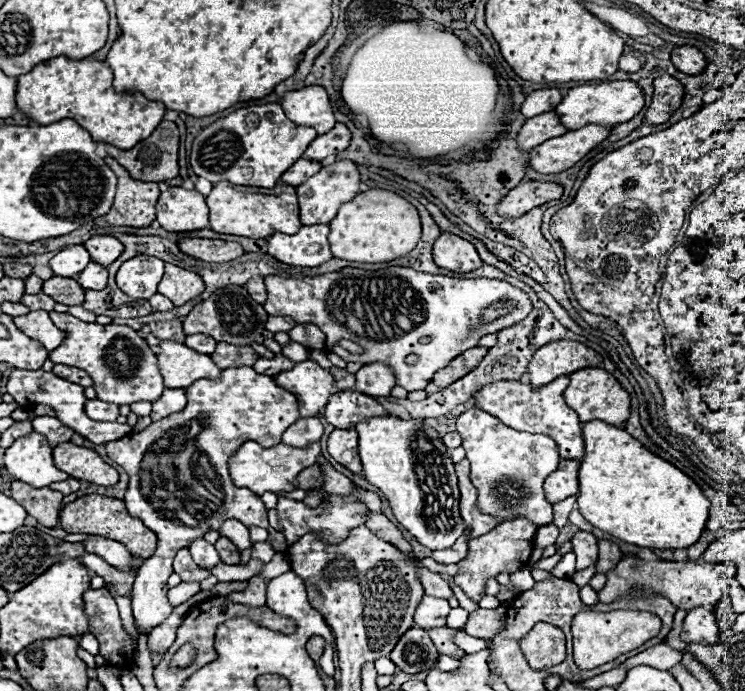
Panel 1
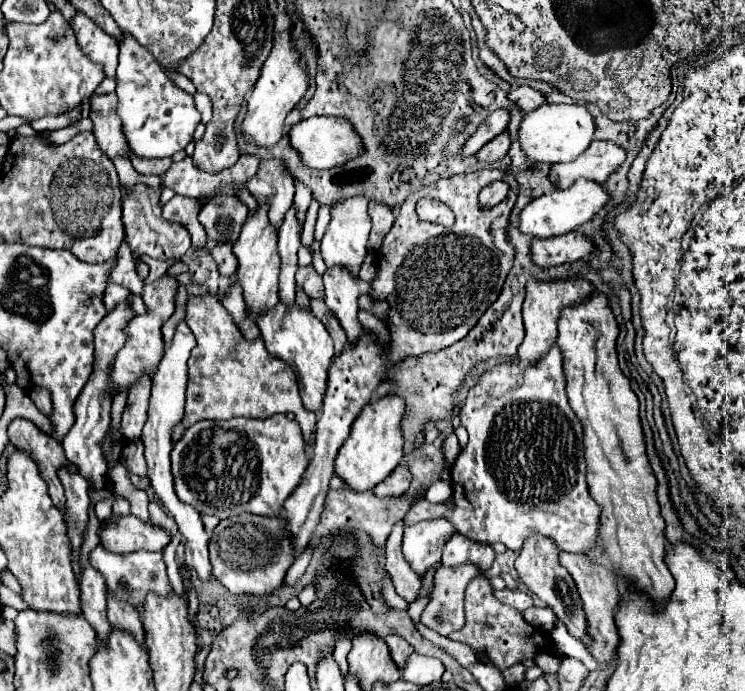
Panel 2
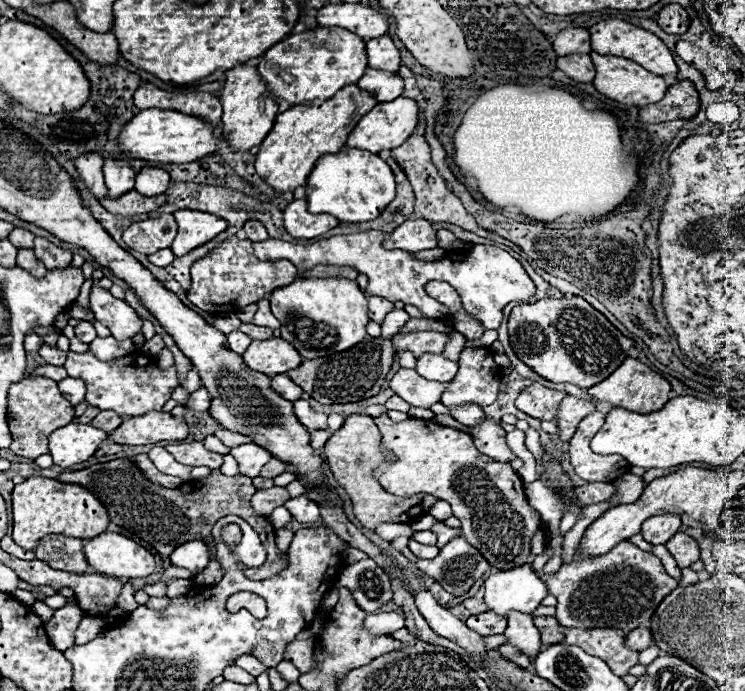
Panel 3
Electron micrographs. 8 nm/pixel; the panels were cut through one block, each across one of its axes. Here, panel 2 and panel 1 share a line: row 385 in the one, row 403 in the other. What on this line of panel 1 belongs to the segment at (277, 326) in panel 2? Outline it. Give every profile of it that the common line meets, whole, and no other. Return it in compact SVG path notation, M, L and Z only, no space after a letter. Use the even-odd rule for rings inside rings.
M304 360L292 370L280 372L276 376L276 384L298 396L300 418L318 416L336 390L332 374L312 360Z

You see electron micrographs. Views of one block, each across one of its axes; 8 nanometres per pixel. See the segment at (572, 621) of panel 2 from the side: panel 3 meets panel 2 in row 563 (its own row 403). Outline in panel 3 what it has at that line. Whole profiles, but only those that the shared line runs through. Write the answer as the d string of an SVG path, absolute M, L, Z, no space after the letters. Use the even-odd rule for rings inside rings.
M534 382L516 398L516 406L532 418L556 420L556 408L560 406L560 400L564 396L566 396L566 392L562 392L562 390L550 390L542 384Z

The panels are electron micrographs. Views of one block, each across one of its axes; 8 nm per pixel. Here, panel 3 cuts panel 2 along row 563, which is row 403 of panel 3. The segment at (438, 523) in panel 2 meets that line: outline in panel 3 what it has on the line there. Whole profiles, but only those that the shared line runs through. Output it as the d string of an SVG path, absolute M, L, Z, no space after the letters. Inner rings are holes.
M400 368L390 380L390 388L394 390L394 394L416 408L432 408L432 404L440 402L440 396L446 386L448 384L444 382L424 380L416 374L416 370L408 368Z

